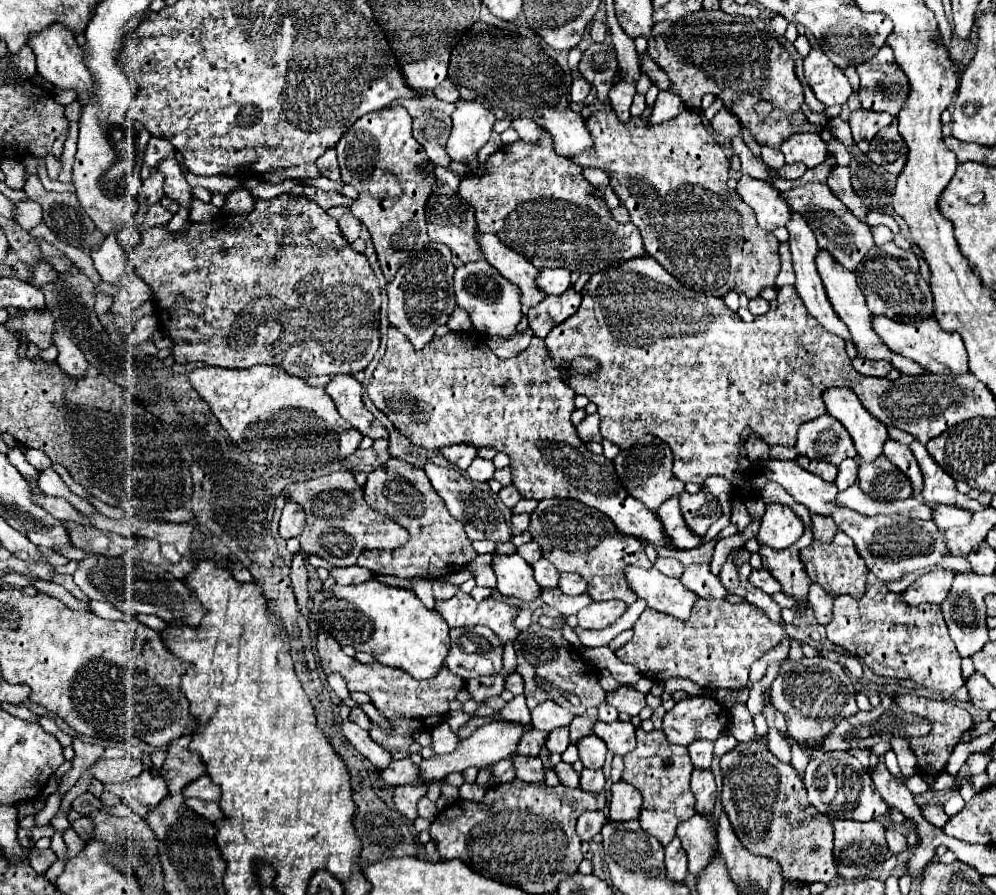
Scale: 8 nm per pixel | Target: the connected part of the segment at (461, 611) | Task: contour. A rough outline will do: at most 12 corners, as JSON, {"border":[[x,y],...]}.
{"border":[[469,593],[435,601],[449,627],[487,625],[515,639],[517,607]]}

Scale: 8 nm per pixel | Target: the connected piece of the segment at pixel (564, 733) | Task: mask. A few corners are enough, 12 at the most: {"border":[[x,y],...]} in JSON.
{"border":[[559,727],[549,733],[547,749],[563,753],[569,745],[569,729]]}

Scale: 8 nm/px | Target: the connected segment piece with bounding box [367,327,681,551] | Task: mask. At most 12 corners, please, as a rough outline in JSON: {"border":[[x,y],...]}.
{"border":[[389,327],[367,391],[411,443],[509,455],[521,497],[577,499],[669,547],[569,419],[543,339],[413,351]]}

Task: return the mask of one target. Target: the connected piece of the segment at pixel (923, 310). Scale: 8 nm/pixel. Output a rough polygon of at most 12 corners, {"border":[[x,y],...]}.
{"border":[[873,247],[855,269],[873,315],[933,315],[913,249]]}

